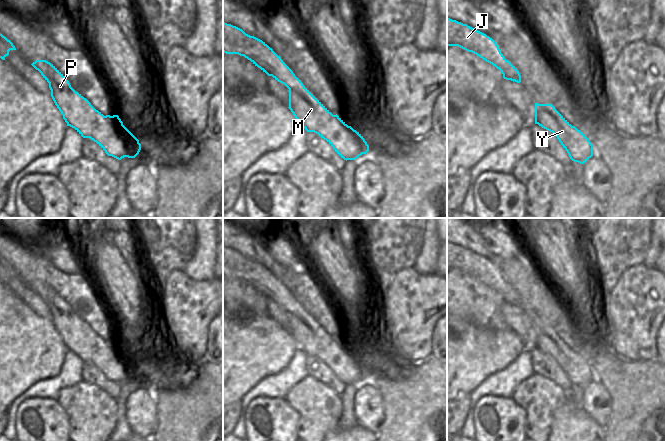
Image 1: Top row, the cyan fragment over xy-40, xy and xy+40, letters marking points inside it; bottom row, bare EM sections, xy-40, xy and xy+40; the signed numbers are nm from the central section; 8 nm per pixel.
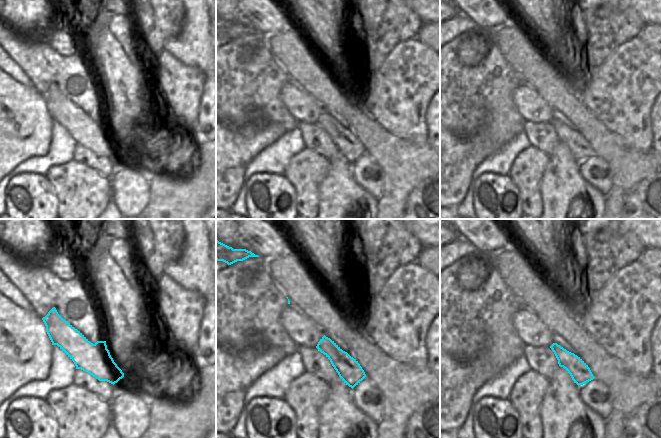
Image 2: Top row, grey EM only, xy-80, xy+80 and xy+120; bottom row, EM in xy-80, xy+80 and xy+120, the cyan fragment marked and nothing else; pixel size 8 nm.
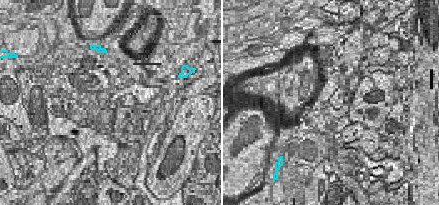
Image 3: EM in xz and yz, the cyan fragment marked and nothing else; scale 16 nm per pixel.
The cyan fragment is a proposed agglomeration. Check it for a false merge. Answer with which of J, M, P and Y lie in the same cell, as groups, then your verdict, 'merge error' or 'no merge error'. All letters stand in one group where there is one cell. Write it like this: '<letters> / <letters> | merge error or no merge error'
J M P Y | no merge error

